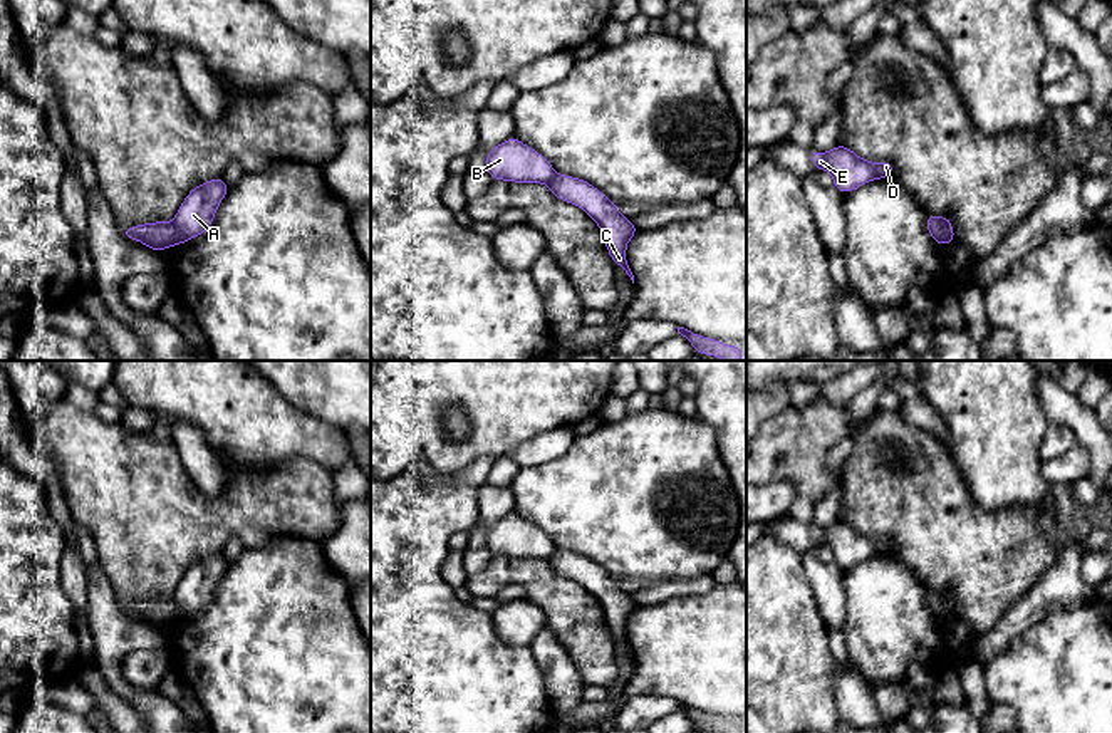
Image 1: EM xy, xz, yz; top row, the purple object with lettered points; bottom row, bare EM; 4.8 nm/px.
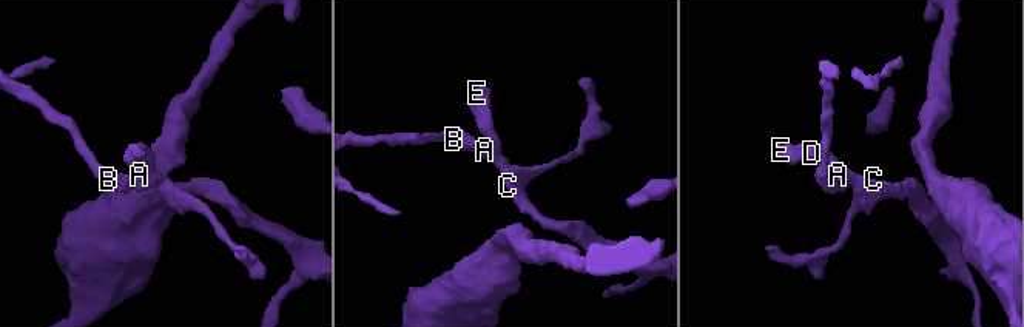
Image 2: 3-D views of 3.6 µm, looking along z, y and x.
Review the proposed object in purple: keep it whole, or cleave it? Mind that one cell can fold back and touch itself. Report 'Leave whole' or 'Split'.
Split

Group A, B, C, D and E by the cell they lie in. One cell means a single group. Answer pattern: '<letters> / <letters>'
A C D E / B

